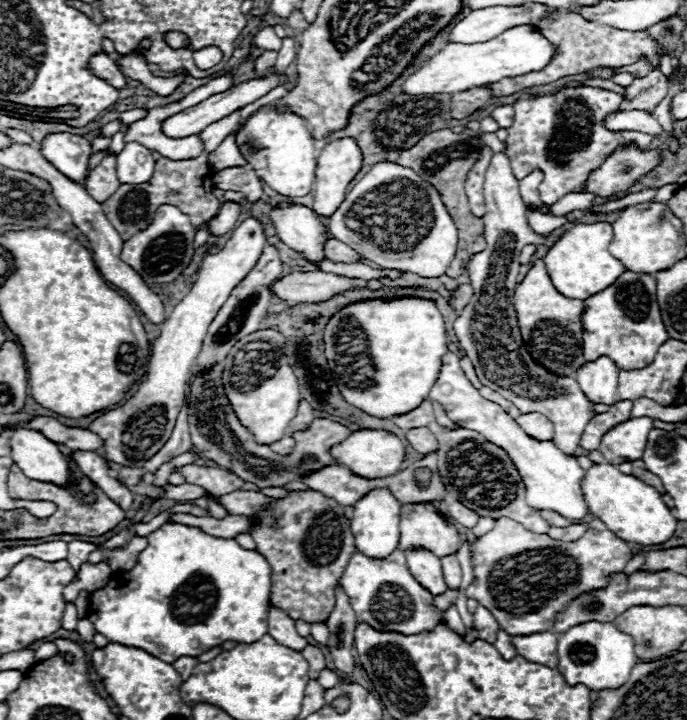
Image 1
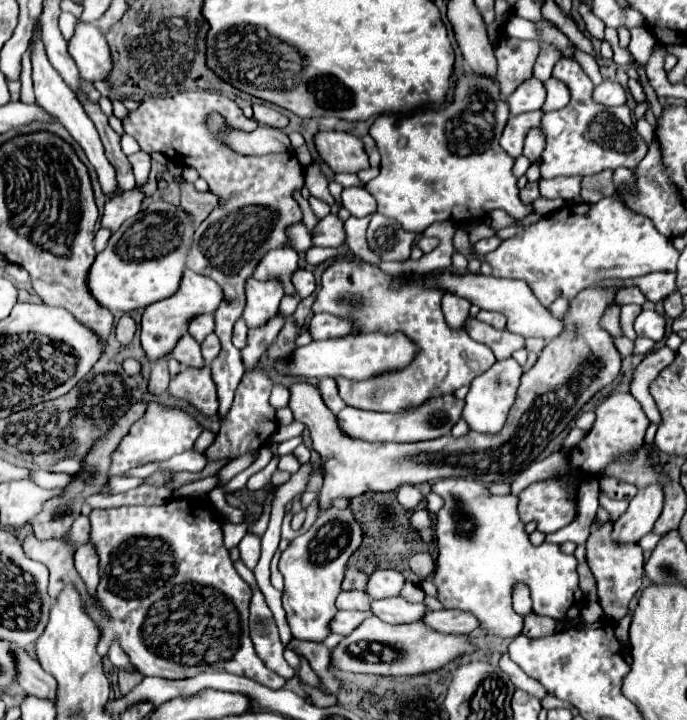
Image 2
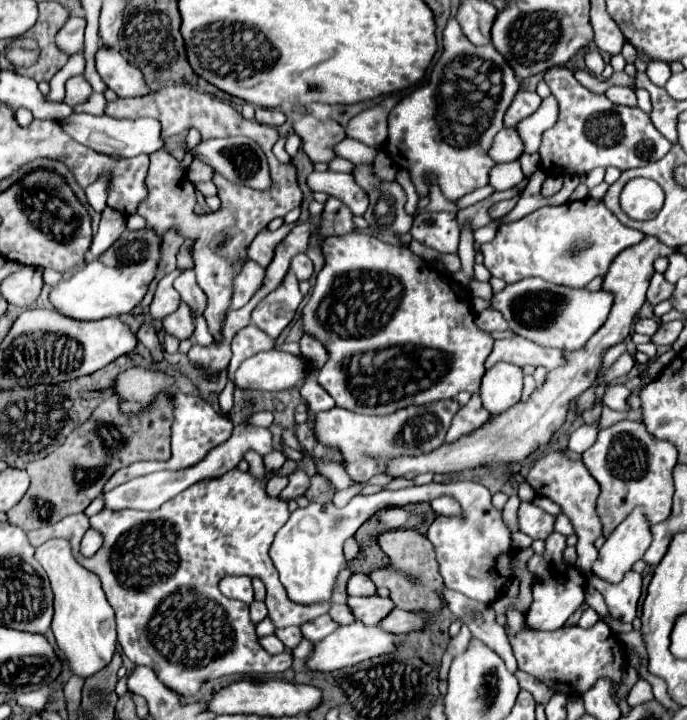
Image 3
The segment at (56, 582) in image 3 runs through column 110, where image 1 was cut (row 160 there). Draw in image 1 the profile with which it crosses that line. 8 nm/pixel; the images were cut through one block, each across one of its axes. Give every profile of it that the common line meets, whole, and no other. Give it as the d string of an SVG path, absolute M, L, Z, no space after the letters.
M618 148L598 170L594 170L588 178L588 192L608 198L616 192L624 192L640 176L660 164L660 152L648 150L640 152L638 148Z

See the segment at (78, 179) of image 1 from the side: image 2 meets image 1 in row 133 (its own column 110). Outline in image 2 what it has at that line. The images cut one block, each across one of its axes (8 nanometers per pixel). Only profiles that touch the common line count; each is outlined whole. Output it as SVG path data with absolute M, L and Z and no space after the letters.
M78 22L74 36L68 40L68 54L76 62L76 68L84 80L104 80L112 68L108 44L98 26Z

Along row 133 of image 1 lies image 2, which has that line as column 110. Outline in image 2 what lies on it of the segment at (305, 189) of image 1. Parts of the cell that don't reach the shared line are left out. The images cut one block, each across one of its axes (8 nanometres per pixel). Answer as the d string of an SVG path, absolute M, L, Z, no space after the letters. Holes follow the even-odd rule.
M162 200L152 202L136 218L126 220L96 256L92 272L88 274L92 296L110 312L132 312L172 296L180 288L192 236L194 220L186 210ZM150 212L152 216L148 216Z

